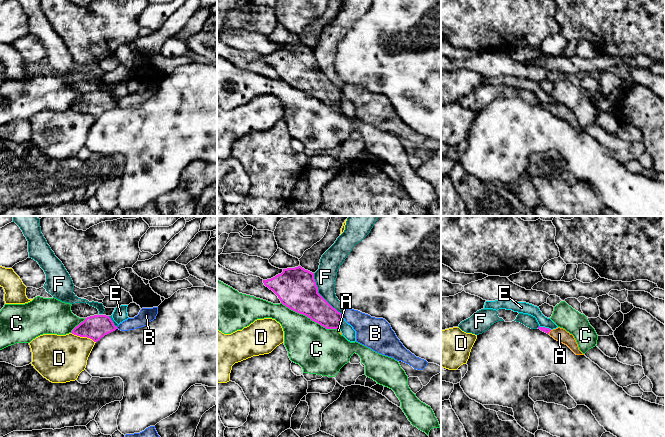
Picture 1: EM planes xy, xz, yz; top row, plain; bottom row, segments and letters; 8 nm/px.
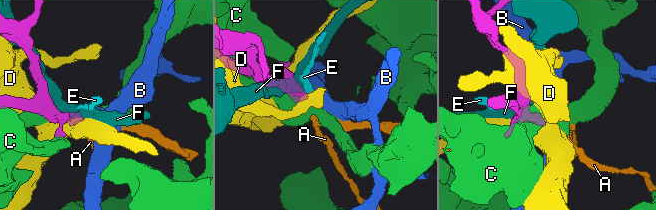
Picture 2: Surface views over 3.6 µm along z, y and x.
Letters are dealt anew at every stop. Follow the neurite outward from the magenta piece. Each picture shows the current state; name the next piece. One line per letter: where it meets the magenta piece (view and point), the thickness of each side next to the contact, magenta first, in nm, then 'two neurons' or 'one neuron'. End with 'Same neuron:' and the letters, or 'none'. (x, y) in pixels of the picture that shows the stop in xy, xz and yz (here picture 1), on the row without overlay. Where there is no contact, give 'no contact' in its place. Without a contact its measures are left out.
A: contact yz (549, 107); calibres 50 and 110 nm; one neuron
B: contact xz (341, 91); calibres 200 and 220 nm; two neurons
C: contact xz (310, 94); calibres 320 and 360 nm; two neurons
D: contact xy (83, 112); calibres 190 and 380 nm; two neurons
E: contact xz (340, 98); calibres 200 and 100 nm; two neurons
F: contact xz (319, 70); calibres 320 and 180 nm; two neurons
Same neuron: A

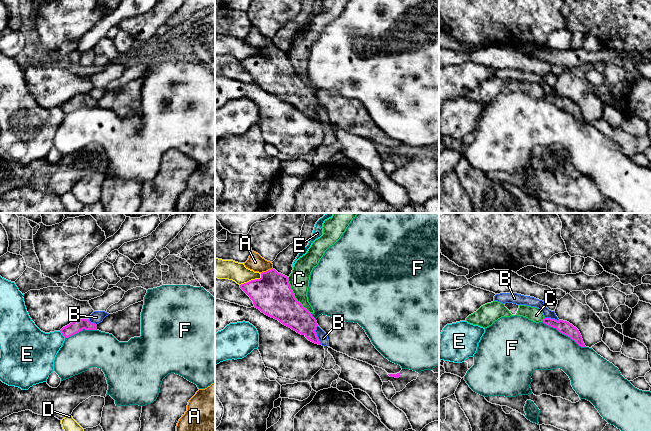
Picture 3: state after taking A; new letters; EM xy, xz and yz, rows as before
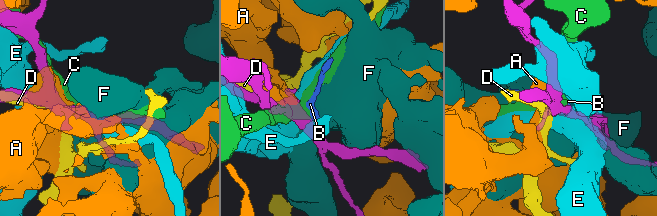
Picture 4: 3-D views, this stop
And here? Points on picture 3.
A: contact xz (266, 47); calibres 320 and 140 nm; two neurons
B: contact xz (316, 111); calibres 200 and 80 nm; two neurons
C: contact xz (293, 71); calibres 320 and 160 nm; two neurons
D: contact xz (252, 56); calibres 320 and 160 nm; two neurons
E: contact xy (62, 110); calibres 100 and 320 nm; two neurons
F: contact yz (564, 110); calibres 110 and 380 nm; two neurons
Same neuron: none

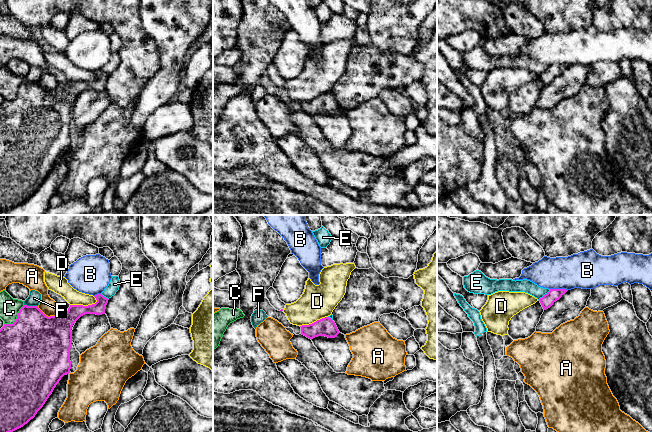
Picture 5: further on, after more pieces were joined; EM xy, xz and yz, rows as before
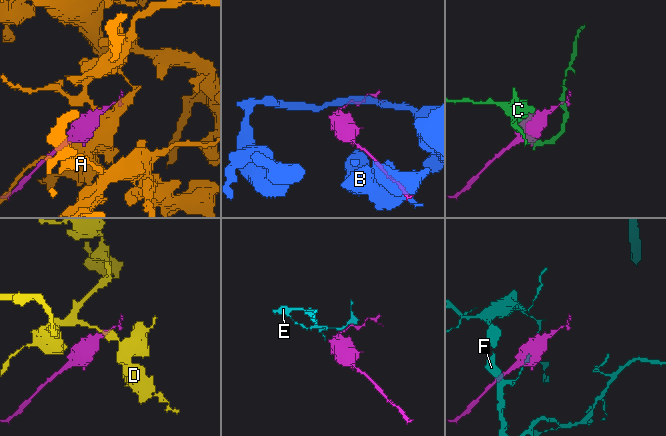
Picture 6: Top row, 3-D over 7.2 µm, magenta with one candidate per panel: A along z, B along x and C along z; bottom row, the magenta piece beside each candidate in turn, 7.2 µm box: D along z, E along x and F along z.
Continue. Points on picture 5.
A: contact xy (50, 92); calibres 480 and 140 nm; two neurons
B: contact yz (559, 65); calibres 100 and 280 nm; two neurons
C: contact xy (17, 94); calibres 480 and 160 nm; two neurons
D: contact xy (82, 81); calibres 180 and 140 nm; two neurons
E: contact yz (545, 70); calibres 100 and 110 nm; two neurons
F: contact xy (31, 82); calibres 400 and 100 nm; two neurons
Same neuron: none

